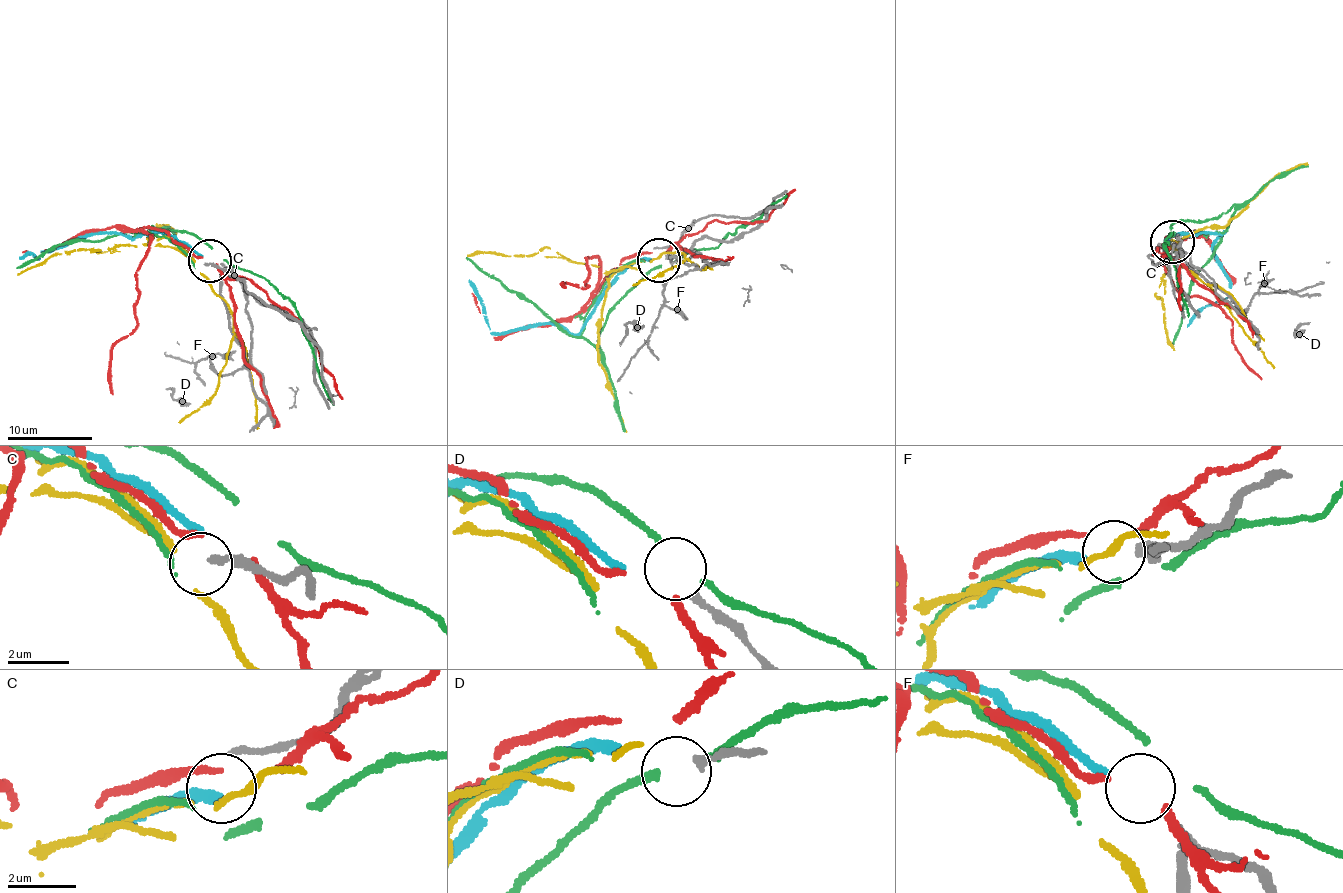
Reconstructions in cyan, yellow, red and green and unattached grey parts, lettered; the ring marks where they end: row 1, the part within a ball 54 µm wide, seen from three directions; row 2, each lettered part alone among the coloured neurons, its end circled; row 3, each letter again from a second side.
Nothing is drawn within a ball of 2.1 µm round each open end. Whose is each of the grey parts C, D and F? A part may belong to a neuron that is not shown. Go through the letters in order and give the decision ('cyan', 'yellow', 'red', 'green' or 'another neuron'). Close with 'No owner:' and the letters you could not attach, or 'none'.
C: another neuron
D: another neuron
F: cyan
No owner: C, D

